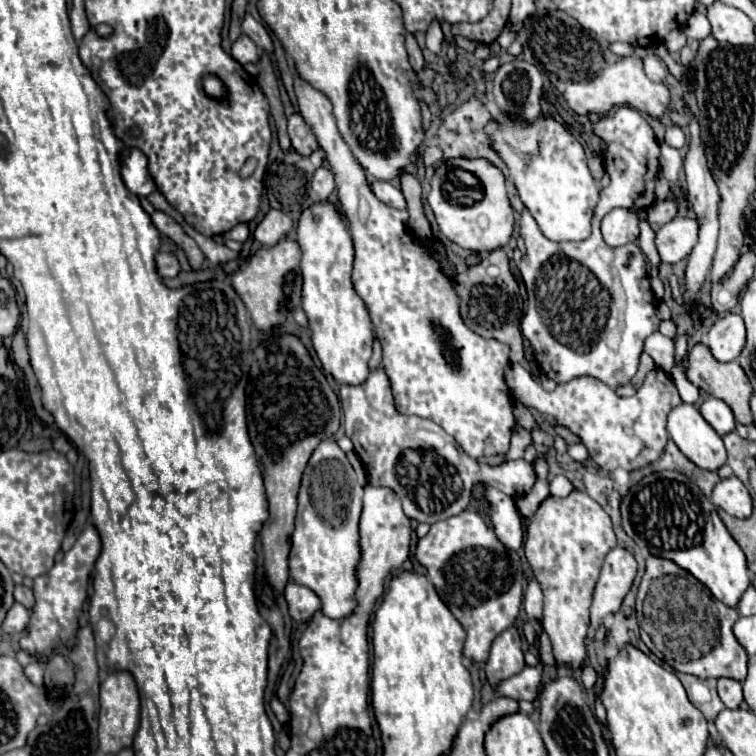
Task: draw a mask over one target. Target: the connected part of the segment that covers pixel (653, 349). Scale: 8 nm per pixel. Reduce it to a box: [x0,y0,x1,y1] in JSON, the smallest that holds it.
[644,332,674,372]

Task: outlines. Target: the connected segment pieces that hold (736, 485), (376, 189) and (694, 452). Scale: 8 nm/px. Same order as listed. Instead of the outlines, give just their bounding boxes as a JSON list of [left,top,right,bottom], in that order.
[[710,476,754,518],[372,180,406,208],[668,404,726,472]]

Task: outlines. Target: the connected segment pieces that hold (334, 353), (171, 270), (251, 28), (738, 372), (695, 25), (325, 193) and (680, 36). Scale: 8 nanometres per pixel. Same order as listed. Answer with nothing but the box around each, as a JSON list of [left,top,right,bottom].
[[298,202,374,386],[154,252,180,278],[242,12,272,52],[686,344,752,424],[686,10,712,40],[312,166,336,200],[664,30,686,52]]

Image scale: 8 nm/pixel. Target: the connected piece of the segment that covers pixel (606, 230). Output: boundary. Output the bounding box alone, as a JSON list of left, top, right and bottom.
[602,208,638,246]

